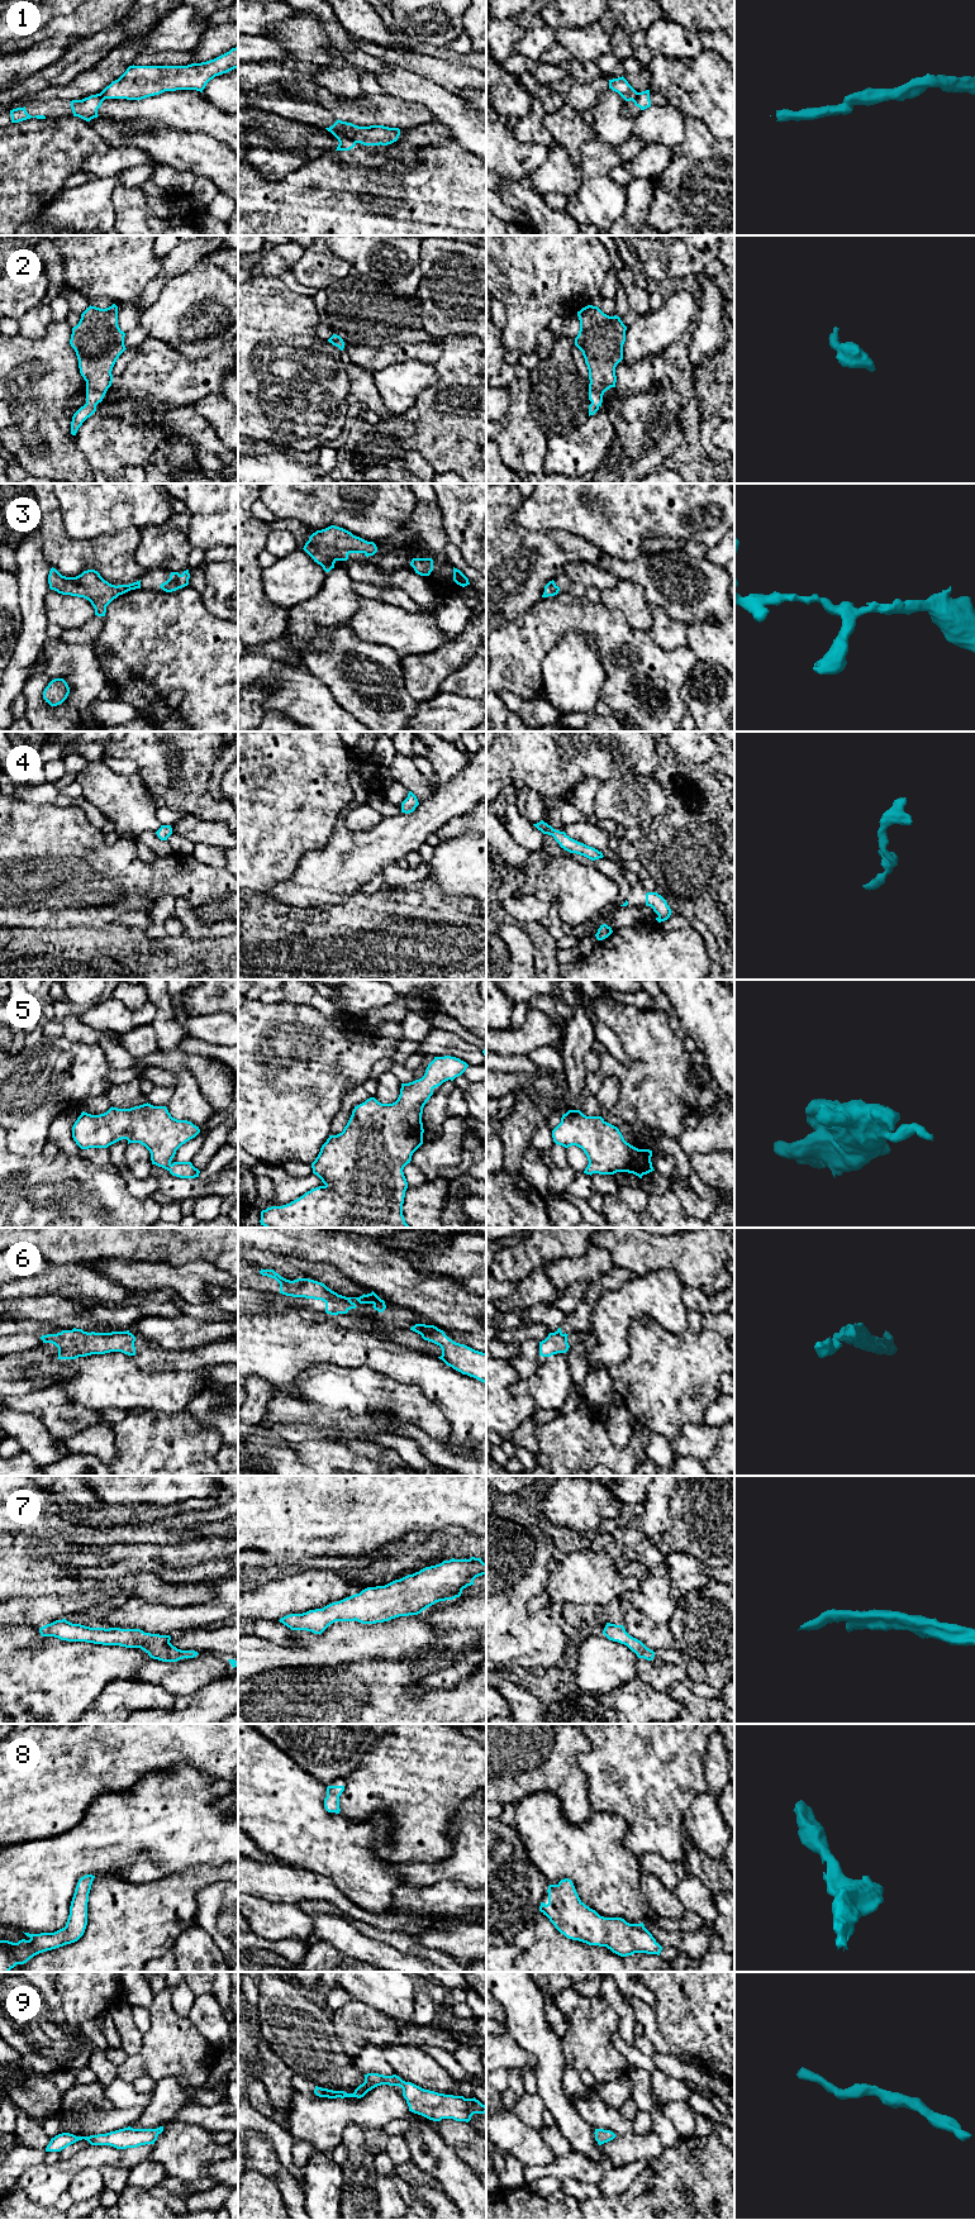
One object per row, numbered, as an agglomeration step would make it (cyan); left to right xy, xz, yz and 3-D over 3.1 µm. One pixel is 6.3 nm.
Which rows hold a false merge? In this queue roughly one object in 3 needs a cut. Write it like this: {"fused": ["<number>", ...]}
{"fused": ["1", "6"]}

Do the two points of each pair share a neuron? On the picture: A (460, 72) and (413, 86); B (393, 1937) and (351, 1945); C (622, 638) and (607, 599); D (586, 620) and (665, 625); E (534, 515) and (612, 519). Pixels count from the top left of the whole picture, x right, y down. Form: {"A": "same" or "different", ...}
{"A": "different", "B": "different", "C": "different", "D": "different", "E": "same"}

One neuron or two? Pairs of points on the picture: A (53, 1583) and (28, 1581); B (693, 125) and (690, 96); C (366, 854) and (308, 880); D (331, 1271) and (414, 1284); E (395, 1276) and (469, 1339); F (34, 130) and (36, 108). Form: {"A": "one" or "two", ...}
{"A": "one", "B": "two", "C": "one", "D": "two", "E": "one", "F": "two"}

